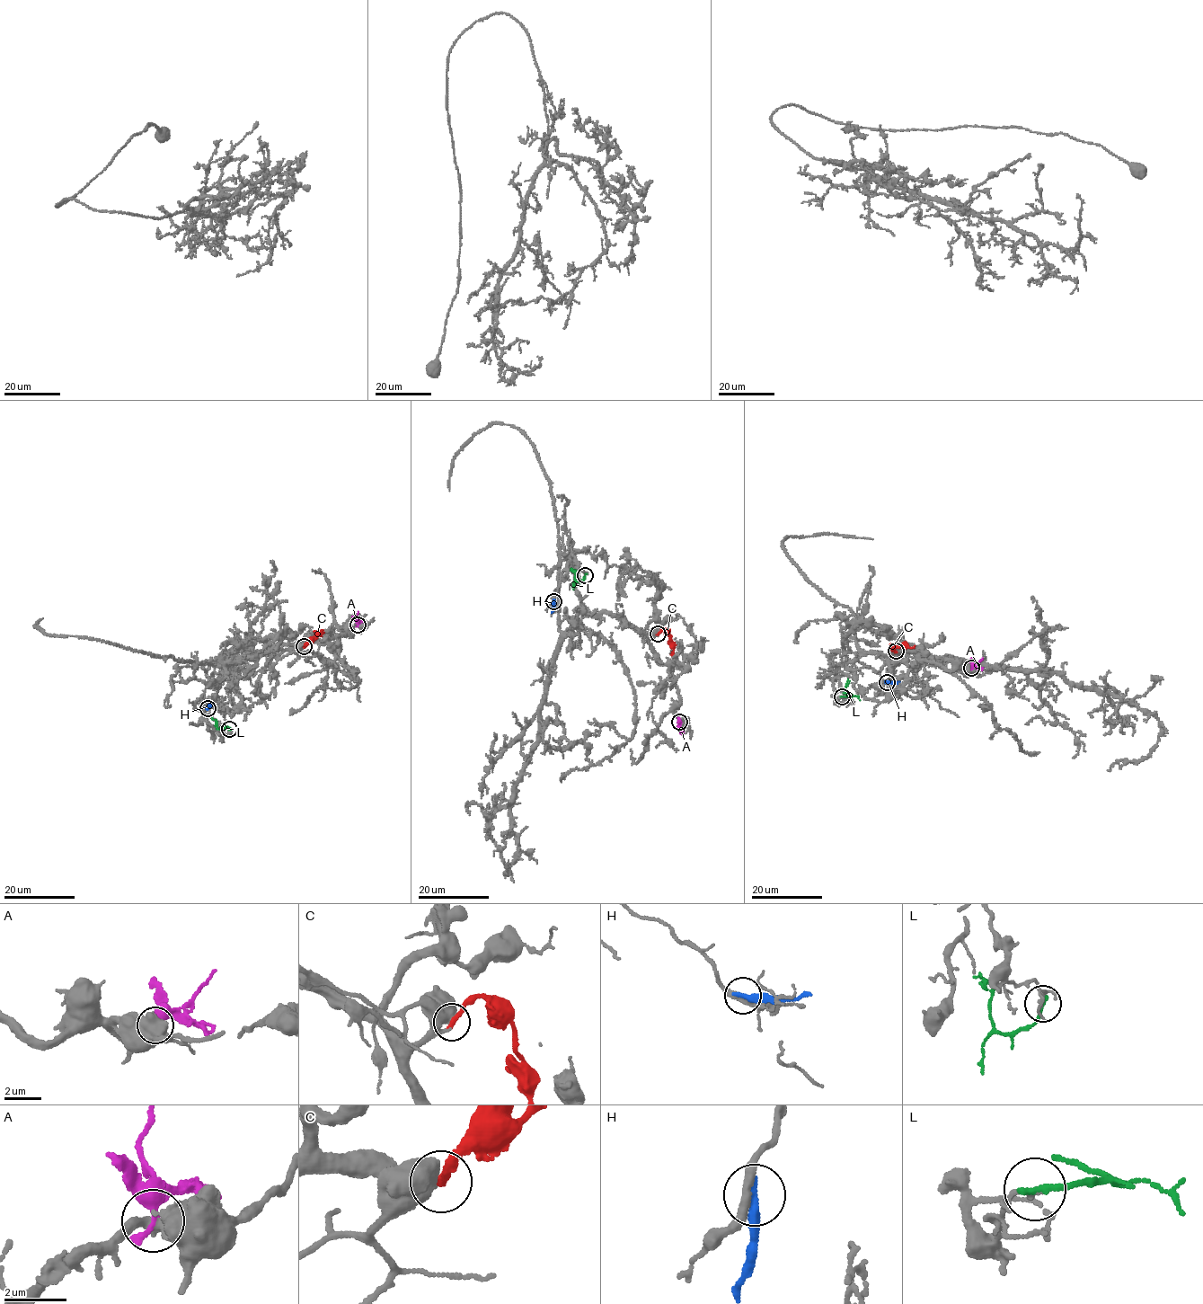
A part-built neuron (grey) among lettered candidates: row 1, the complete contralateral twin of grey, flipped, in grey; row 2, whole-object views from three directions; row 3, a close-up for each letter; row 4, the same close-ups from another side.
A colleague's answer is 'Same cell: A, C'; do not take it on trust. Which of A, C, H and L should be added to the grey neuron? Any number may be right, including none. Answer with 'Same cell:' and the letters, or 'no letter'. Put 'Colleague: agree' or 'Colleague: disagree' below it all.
Same cell: C
Colleague: disagree

